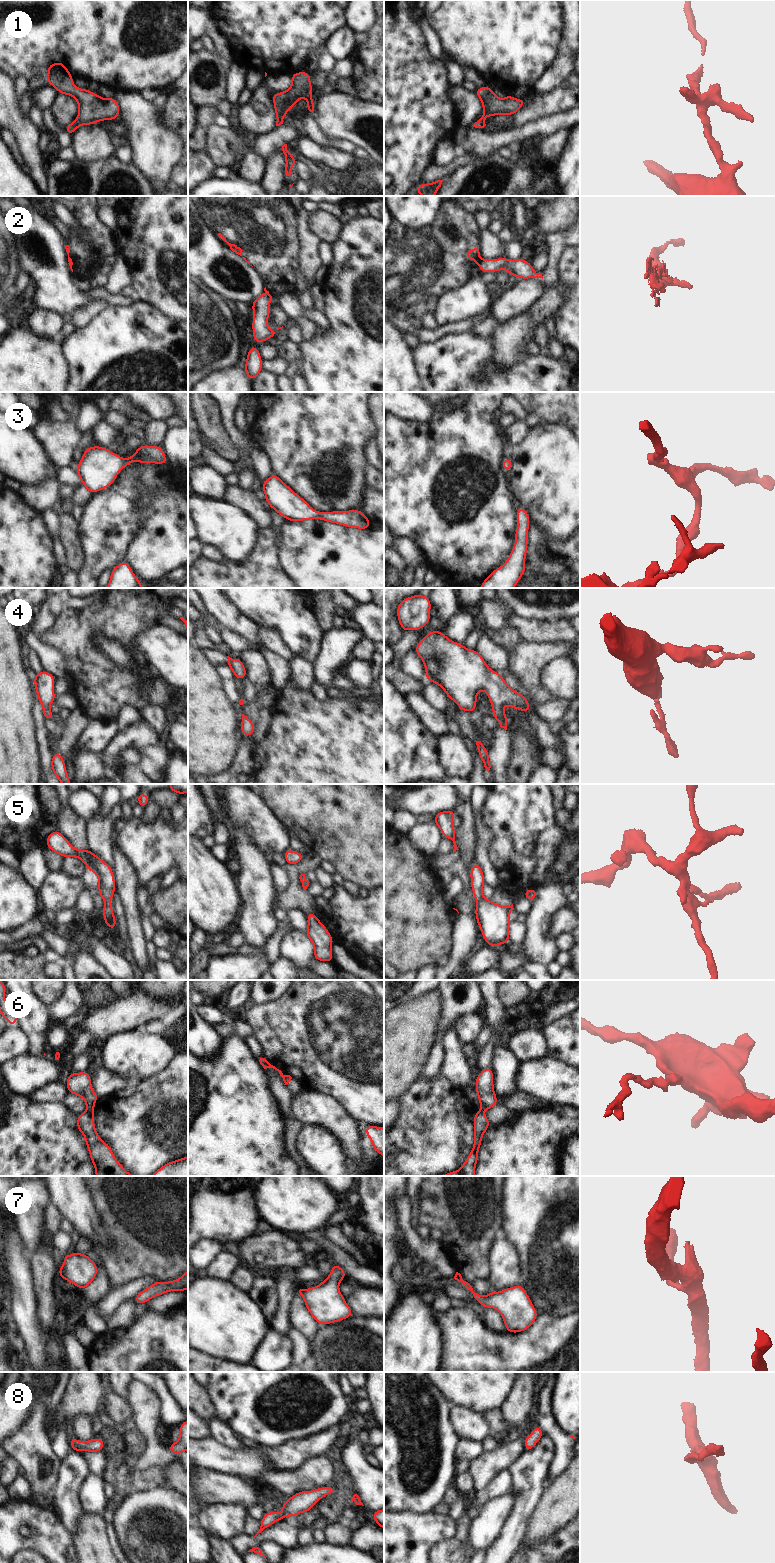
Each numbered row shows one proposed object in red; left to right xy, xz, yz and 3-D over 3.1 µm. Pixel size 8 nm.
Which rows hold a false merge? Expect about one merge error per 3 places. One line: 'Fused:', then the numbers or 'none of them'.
Fused: 2, 6

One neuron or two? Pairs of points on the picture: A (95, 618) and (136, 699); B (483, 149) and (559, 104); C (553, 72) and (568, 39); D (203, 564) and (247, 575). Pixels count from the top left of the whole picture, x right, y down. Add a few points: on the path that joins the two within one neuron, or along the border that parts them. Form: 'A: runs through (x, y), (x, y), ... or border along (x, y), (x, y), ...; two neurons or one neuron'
A: runs through (84, 639), (84, 650), (115, 681); one neuron
B: border along (547, 115), (520, 126), (512, 125); two neurons
C: runs through (561, 64), (565, 59), (568, 47); one neuron
D: runs through (214, 572), (236, 575); one neuron

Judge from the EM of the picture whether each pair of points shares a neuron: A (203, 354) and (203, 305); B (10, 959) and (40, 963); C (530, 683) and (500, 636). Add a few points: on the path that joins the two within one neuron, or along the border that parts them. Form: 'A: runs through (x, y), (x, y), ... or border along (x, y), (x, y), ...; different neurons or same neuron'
A: runs through (203, 342), (203, 317); same neuron
B: runs through (17, 963), (33, 963); same neuron
C: border along (525, 640), (517, 644), (508, 653); different neurons

